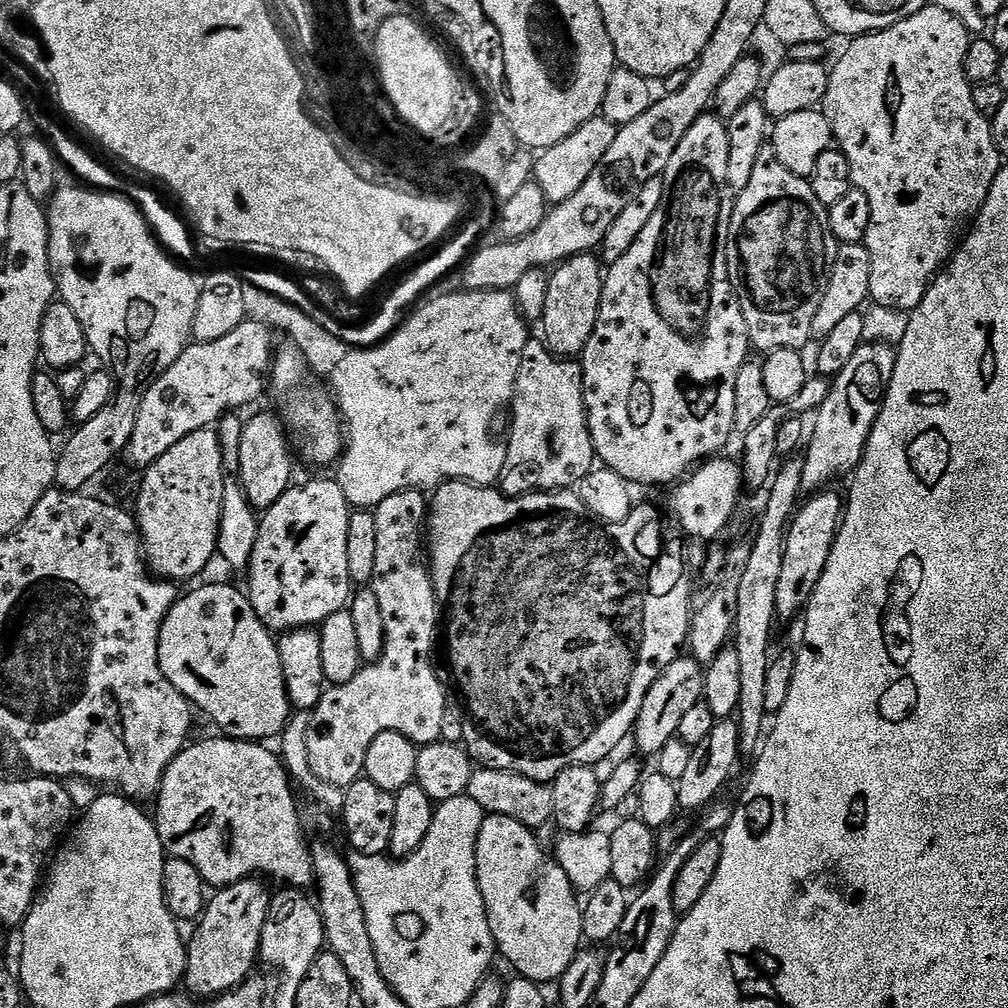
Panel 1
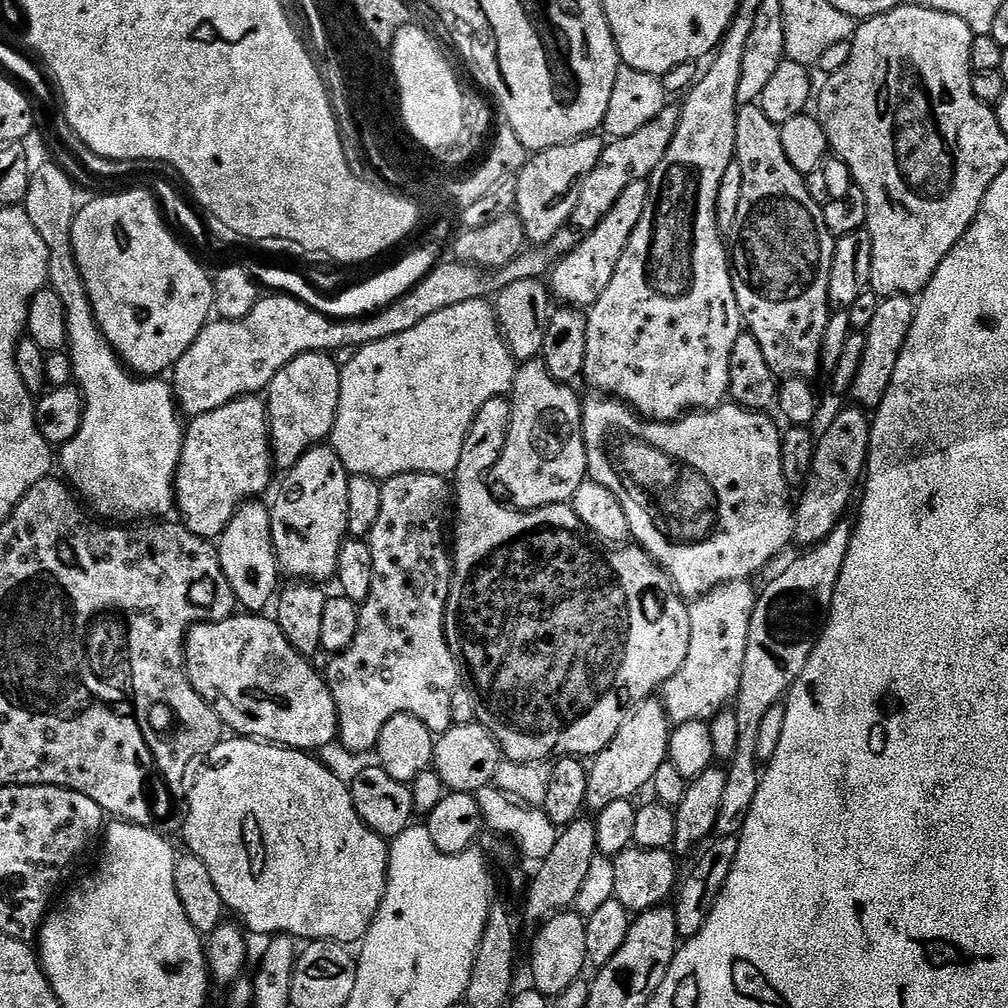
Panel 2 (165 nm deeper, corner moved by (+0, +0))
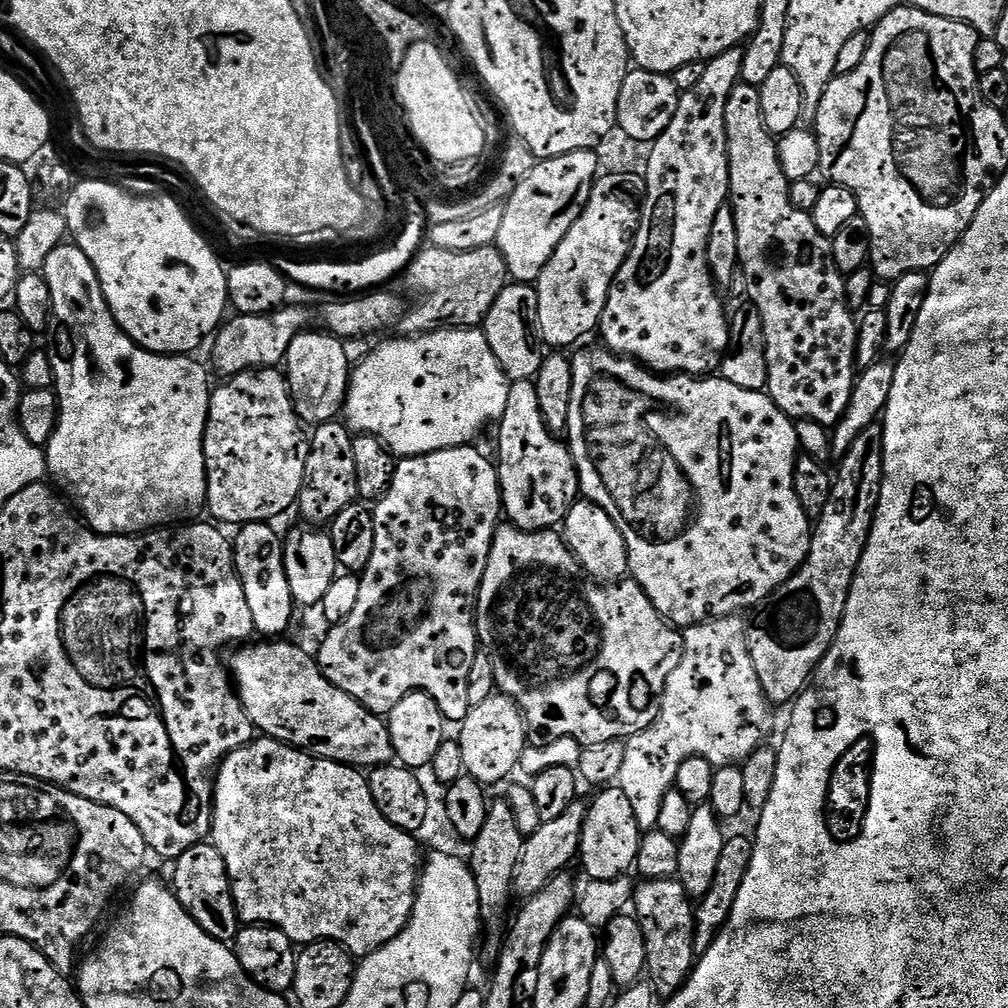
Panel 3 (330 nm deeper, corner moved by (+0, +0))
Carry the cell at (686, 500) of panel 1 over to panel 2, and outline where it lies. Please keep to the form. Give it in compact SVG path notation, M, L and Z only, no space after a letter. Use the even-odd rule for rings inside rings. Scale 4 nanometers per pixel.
M592 394L589 400L583 401L584 405L584 441L588 451L588 475L591 480L606 486L618 498L622 510L626 510L626 520L632 531L631 539L643 548L672 579L676 591L684 597L685 601L699 600L707 592L721 588L724 584L738 582L739 580L751 581L755 572L760 572L784 547L793 543L796 534L796 518L794 504L788 495L790 489L786 478L782 474L782 450L780 449L781 425L776 425L771 420L771 415L762 412L751 412L739 404L725 402L719 408L696 410L685 414L679 420L661 422L659 420L646 420L638 412L632 411L622 400L603 394Z

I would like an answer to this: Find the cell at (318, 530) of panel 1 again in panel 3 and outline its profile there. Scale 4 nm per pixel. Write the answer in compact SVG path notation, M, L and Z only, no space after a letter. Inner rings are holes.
M340 422L319 425L310 436L308 465L300 491L298 512L300 508L309 525L328 526L338 514L342 514L342 510L346 510L346 506L357 503L357 500L358 470L354 466L353 433Z

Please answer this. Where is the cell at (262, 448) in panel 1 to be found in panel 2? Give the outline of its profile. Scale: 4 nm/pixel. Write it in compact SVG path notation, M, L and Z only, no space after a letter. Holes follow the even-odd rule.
M307 352L290 362L268 383L266 403L268 405L268 435L272 437L272 458L277 469L293 468L305 456L309 448L323 445L331 437L340 401L340 369L327 352Z

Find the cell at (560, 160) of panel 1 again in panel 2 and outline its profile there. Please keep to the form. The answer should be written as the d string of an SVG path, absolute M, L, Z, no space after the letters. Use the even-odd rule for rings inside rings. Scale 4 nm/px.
M596 134L583 136L581 140L575 140L569 144L554 146L535 153L529 159L528 165L521 170L519 176L515 177L516 202L514 212L524 224L525 237L533 245L543 246L549 244L554 238L554 234L558 234L560 228L568 227L568 219L571 218L578 206L578 198L582 198L582 184L586 178L590 178L594 166L598 166L598 162L604 153L605 141L600 141L598 137L599 135Z

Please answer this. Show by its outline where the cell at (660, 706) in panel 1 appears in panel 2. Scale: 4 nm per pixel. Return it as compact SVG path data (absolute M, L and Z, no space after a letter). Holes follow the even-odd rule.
M656 698L647 700L591 761L588 768L587 811L598 814L606 806L610 806L610 802L632 800L643 788L647 789L654 774L658 774L658 766L668 760L669 735L670 721L663 703Z

